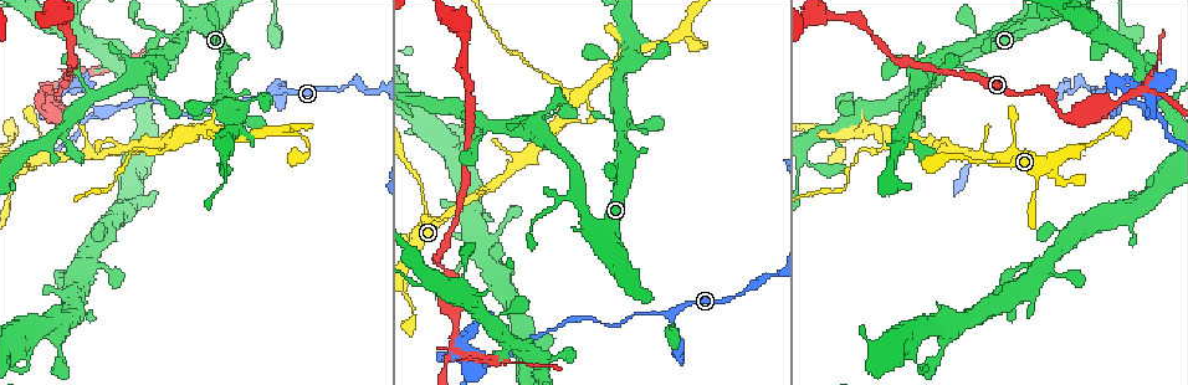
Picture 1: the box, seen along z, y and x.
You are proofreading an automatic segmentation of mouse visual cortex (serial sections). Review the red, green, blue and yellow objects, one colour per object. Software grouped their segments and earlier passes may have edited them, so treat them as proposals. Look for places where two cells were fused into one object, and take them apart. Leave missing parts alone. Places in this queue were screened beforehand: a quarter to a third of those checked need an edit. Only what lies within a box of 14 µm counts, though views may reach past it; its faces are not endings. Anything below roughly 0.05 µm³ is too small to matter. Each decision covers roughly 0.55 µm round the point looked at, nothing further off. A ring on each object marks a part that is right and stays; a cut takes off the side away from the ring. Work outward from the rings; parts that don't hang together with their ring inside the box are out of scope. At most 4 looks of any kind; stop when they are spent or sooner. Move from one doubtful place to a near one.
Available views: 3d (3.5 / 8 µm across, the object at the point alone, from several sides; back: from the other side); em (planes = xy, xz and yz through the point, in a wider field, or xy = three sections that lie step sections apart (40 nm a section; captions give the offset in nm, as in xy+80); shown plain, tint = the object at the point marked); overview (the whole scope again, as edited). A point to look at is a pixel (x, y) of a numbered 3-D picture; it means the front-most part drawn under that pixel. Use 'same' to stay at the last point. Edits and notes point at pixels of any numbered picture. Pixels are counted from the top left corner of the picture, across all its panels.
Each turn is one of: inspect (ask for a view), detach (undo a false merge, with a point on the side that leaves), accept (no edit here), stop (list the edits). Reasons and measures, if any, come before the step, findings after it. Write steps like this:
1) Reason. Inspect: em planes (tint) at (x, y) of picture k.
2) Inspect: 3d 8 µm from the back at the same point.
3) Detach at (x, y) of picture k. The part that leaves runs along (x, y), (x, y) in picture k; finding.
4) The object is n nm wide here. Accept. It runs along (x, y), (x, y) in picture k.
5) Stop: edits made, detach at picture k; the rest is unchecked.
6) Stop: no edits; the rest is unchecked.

A narrow waist. Inspect: 3d 3.5 µm at (159, 40) of picture 1.

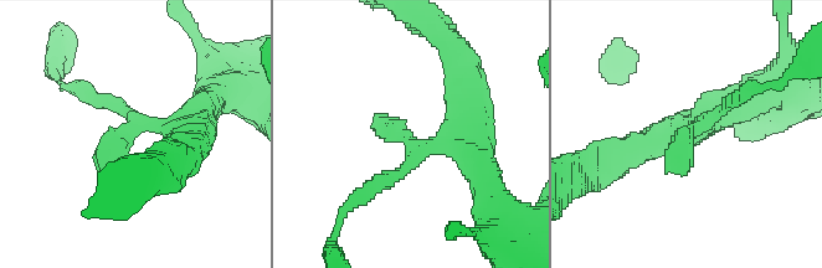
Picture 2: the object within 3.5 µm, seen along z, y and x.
Inspect: em xy step 3 (tint) at (407, 139) of picture 2.

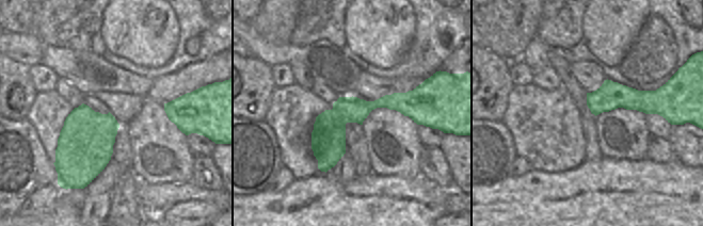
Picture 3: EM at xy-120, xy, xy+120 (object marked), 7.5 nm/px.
The object is 260 nm wide here. Accept. It runs along (422, 102), (352, 110), (320, 165) in picture 3; all the same cell.

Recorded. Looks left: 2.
A narrow waist. Inspect: 3d 3.5 µm at (39, 133) of picture 1.

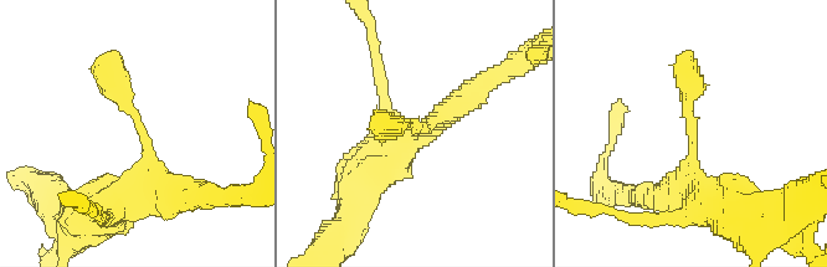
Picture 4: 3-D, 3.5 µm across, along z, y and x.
The arms are 250, 350 nm wide; now the EM. Inspect: em planes (tint) at (426, 131) of picture 4.

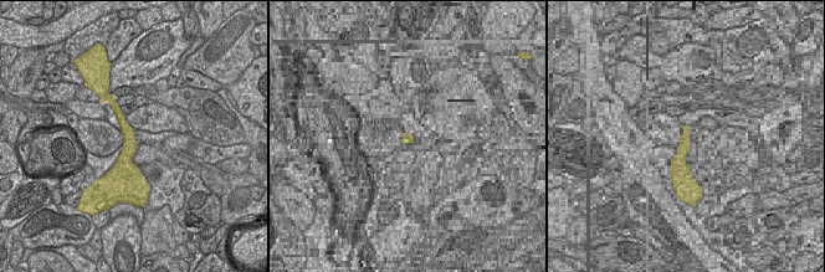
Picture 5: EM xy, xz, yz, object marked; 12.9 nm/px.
The object is 190 nm wide here. Accept. It runs along (117, 109), (128, 132), (126, 179) in picture 5; all the same cell.

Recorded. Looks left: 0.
Stop: no edits; the rest is unchecked.

